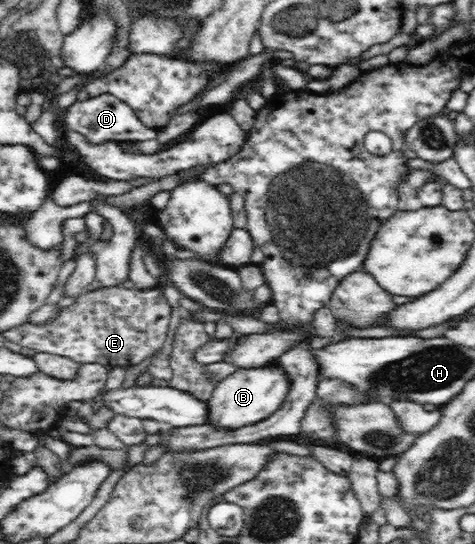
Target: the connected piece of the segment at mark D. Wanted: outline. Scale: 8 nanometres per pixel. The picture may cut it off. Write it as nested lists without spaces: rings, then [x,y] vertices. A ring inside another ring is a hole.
[[[103,94],[89,97],[84,101],[73,102],[64,113],[64,125],[70,132],[82,134],[88,143],[103,144],[116,143],[142,143],[157,139],[156,130],[146,127],[138,116],[132,112],[132,108],[115,96]]]

